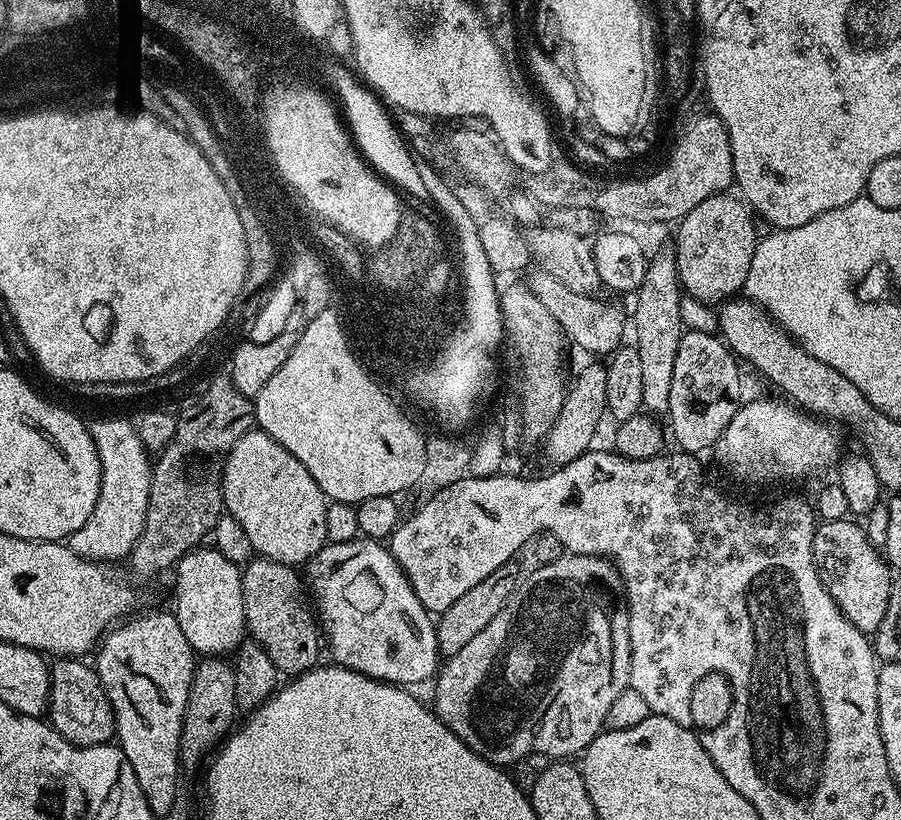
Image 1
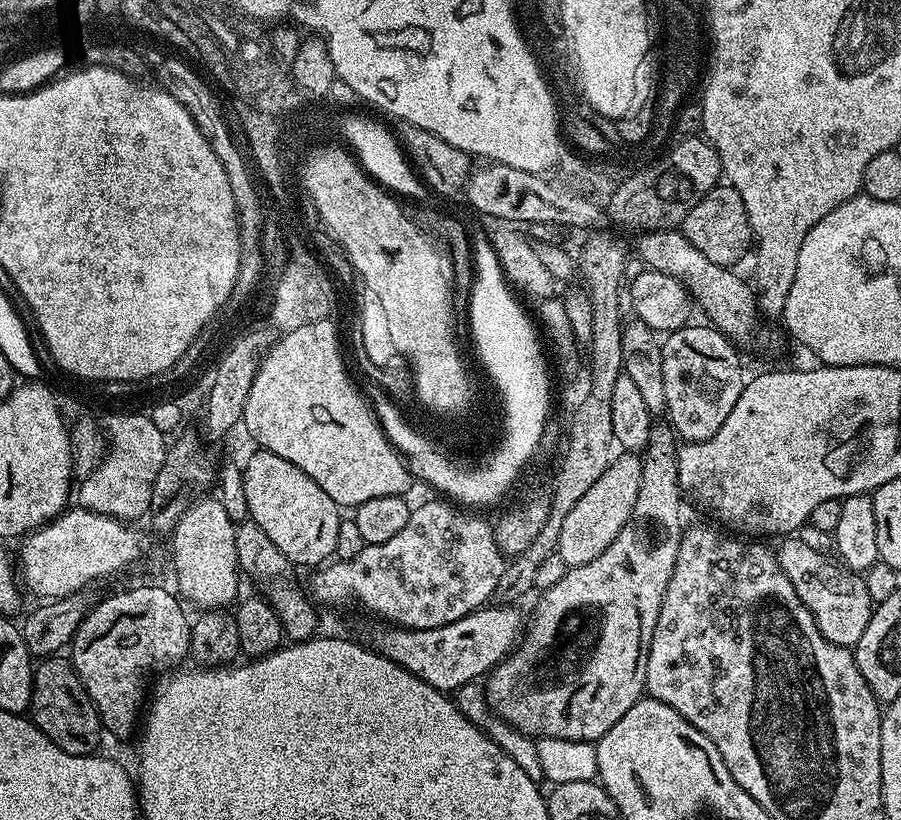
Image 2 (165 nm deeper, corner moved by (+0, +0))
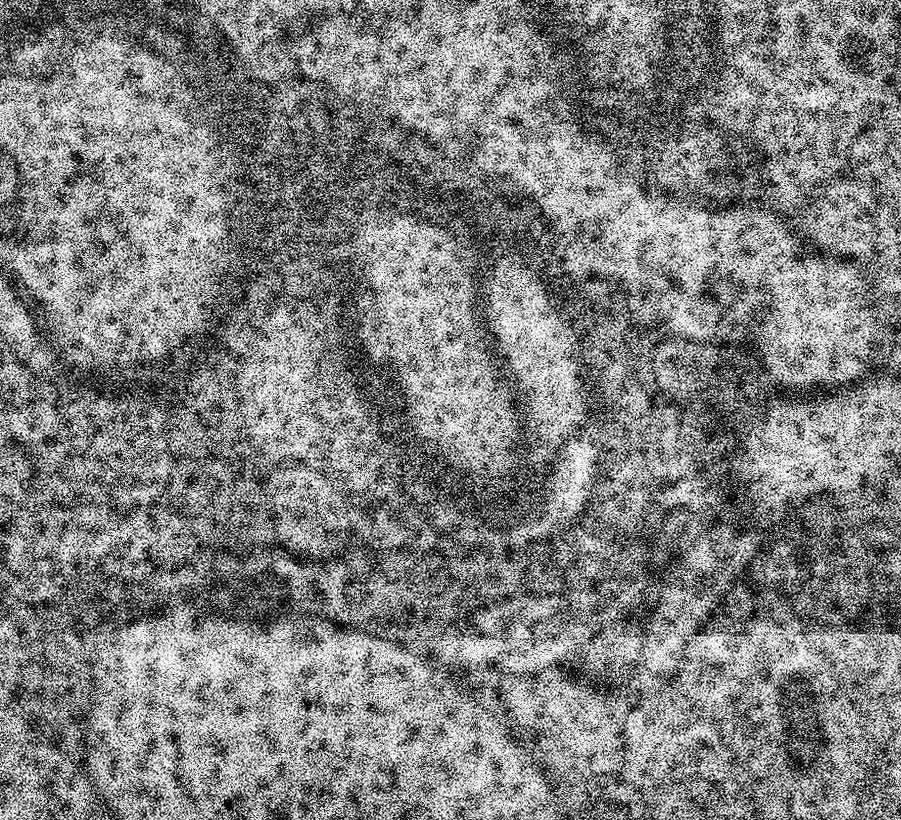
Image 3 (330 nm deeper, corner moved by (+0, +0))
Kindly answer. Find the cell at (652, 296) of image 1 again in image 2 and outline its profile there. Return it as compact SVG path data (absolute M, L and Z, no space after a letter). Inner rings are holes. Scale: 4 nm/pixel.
M660 422L653 423L648 444L642 453L644 465L642 466L642 486L638 494L638 502L634 502L634 510L630 514L626 526L622 526L618 538L614 538L614 542L610 542L610 546L606 550L602 550L602 554L598 554L598 558L594 558L594 562L583 564L577 568L568 568L564 577L555 582L554 586L550 586L549 589L542 592L541 600L532 608L532 621L530 619L527 621L526 631L523 633L518 645L495 668L487 673L482 687L488 698L490 708L506 723L525 735L533 738L550 737L595 742L601 740L606 734L606 730L610 730L610 726L614 726L614 722L618 722L618 718L622 718L622 714L626 714L626 710L630 710L630 706L634 706L636 701L645 695L644 683L646 682L648 647L652 641L654 626L658 622L658 614L664 601L668 580L672 577L676 558L680 553L680 538L682 535L682 527L680 528L680 496L682 497L682 489L678 476L678 462L676 461L677 449L678 437L671 427L664 422L661 422L661 424Z

